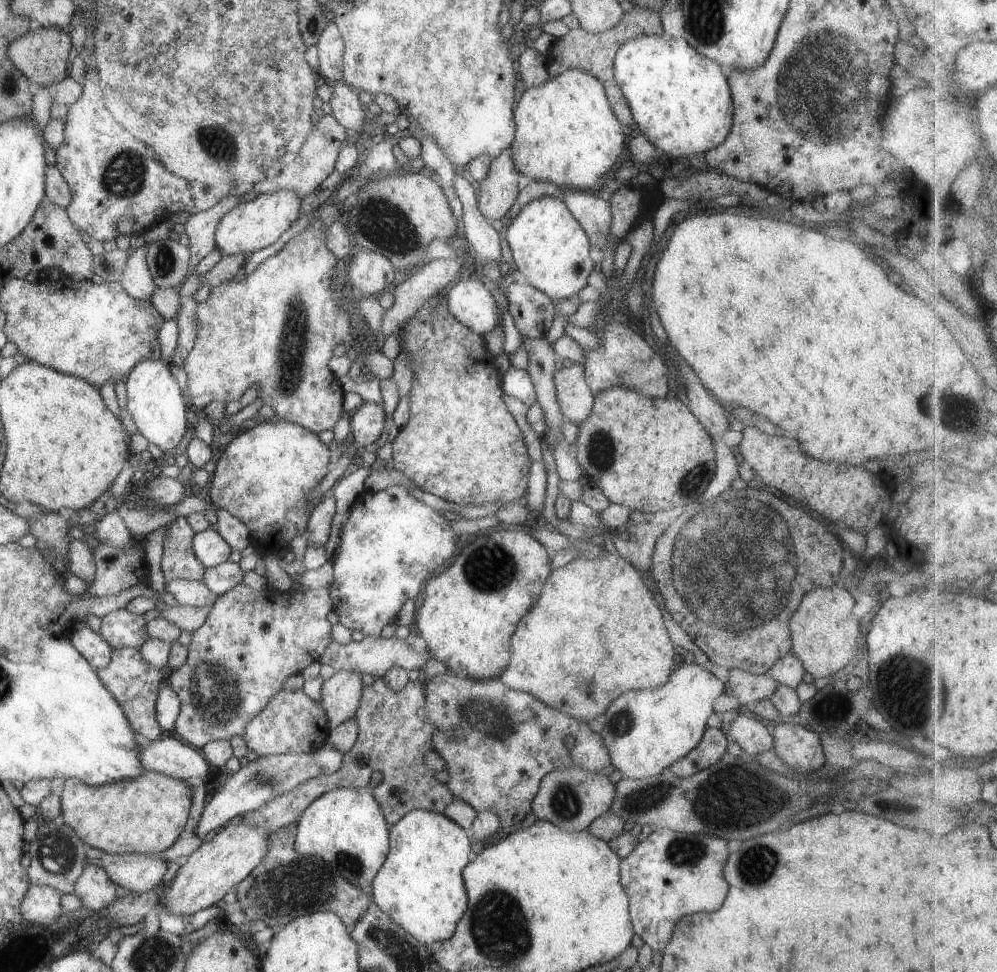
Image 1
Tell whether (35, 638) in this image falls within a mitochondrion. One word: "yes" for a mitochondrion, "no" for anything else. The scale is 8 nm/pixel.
no

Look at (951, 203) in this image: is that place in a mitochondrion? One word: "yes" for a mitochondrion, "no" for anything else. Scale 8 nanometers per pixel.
no

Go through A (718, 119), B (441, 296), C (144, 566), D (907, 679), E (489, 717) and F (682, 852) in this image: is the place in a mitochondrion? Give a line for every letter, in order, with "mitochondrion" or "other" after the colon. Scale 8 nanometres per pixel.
A: other
B: other
C: other
D: mitochondrion
E: mitochondrion
F: mitochondrion

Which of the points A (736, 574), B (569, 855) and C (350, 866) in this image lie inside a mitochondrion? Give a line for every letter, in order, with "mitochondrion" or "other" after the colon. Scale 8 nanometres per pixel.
A: mitochondrion
B: other
C: mitochondrion

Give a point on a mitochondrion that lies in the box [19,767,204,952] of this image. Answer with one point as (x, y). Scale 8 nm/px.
(55, 853)

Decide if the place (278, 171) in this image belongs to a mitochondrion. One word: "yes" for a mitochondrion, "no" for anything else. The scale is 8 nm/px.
no

